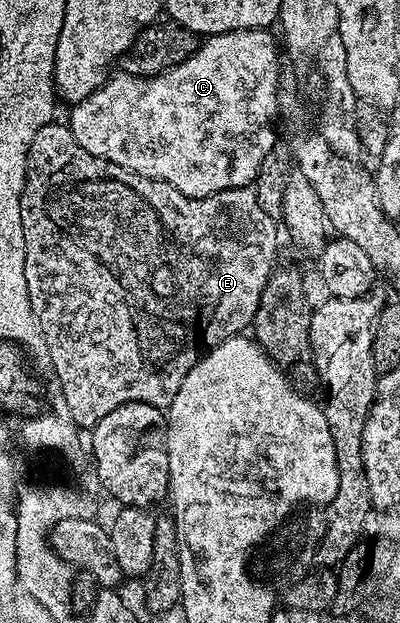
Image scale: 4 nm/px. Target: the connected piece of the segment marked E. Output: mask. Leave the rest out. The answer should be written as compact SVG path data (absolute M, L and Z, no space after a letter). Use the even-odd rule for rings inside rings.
M53 123L42 127L42 131L38 131L38 135L34 135L34 143L30 143L28 174L26 175L26 183L22 191L22 233L26 235L26 291L30 295L30 307L34 311L37 323L40 325L40 334L44 337L46 354L48 353L49 359L52 360L52 369L56 372L57 379L60 380L60 393L64 396L61 397L62 403L68 408L68 413L71 415L74 424L81 430L90 431L99 421L106 419L106 415L110 415L110 411L114 411L130 401L141 401L147 405L155 405L157 407L171 405L174 395L178 395L178 387L182 387L182 379L186 379L188 372L200 362L201 357L208 350L216 345L221 345L226 339L243 334L251 326L254 315L258 311L260 296L268 282L268 276L272 274L273 268L277 264L276 225L278 229L277 218L266 215L266 211L262 211L262 206L258 204L258 195L255 188L243 185L237 189L227 189L209 197L187 197L182 195L182 191L174 191L174 187L170 187L170 183L146 179L134 171L126 171L126 167L118 167L118 163L110 163L106 159L98 159L98 155L90 155L90 151L86 151L86 147L82 147L82 143L78 143L78 139L74 139L72 130L67 124L59 125L59 123Z

